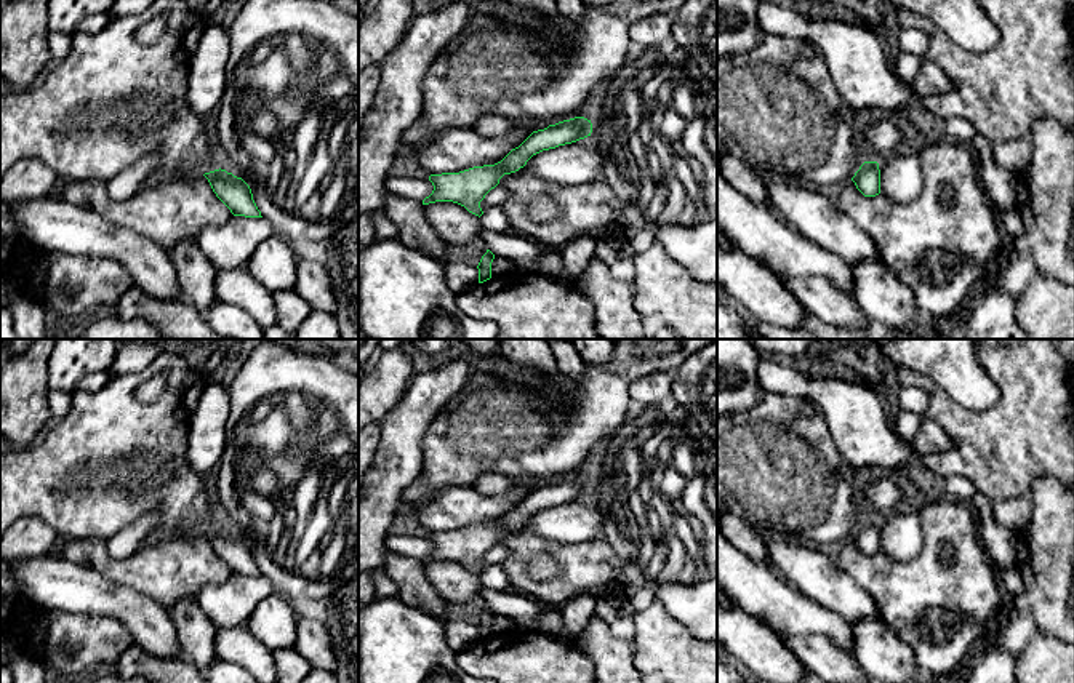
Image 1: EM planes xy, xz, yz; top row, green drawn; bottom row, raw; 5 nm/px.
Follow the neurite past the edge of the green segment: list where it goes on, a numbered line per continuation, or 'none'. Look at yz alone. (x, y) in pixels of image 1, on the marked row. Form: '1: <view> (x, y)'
none

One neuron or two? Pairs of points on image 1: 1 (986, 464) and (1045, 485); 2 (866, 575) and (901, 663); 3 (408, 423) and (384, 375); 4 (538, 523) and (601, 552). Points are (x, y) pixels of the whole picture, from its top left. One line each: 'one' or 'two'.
1: two
2: two
3: two
4: two

